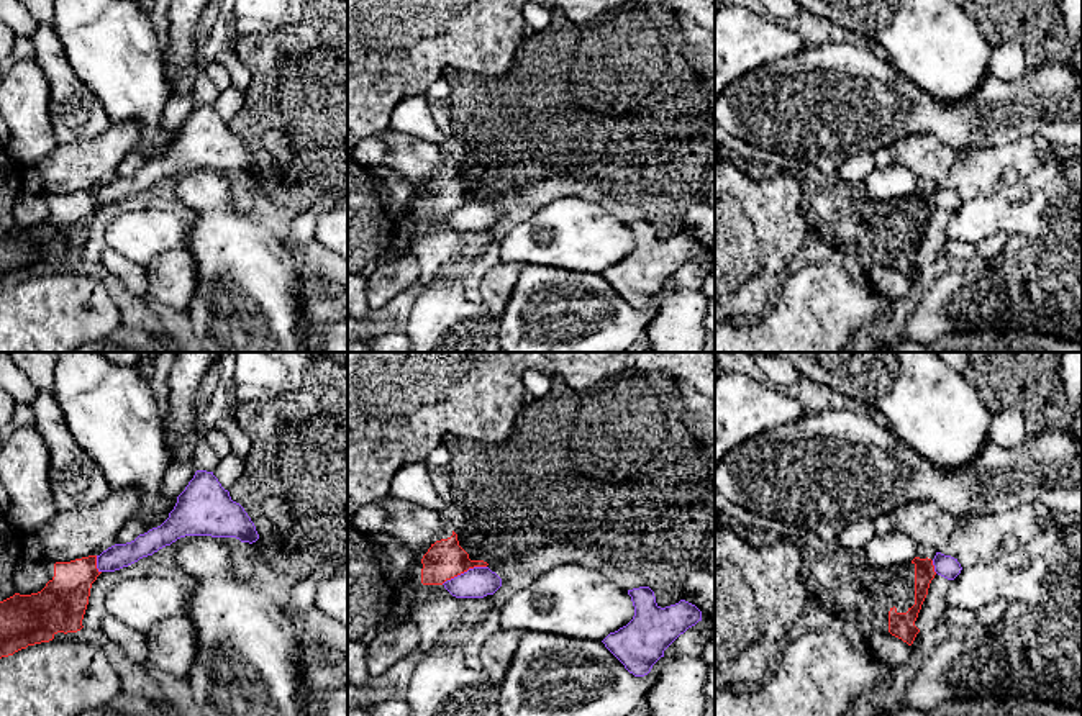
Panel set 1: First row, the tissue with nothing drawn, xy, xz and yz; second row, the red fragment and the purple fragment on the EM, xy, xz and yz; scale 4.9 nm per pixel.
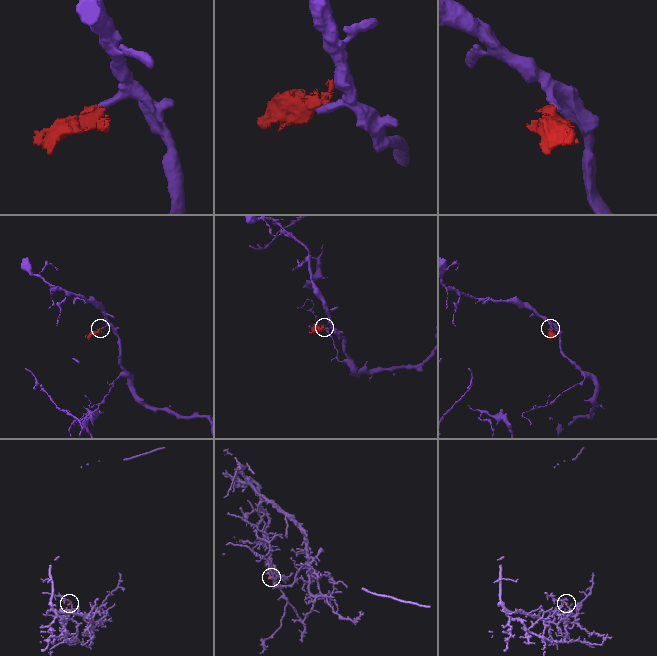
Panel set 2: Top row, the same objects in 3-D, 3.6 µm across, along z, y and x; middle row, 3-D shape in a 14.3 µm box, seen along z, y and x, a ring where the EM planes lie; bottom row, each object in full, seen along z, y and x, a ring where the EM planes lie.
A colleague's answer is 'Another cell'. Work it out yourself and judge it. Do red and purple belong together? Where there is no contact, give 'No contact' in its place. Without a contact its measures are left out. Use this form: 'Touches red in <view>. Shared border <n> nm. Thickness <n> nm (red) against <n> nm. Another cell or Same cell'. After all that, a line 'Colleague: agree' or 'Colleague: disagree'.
Touches red in xz. Shared border 200 nm. Thickness 190 nm (red) against 150 nm. Another cell
Colleague: agree

